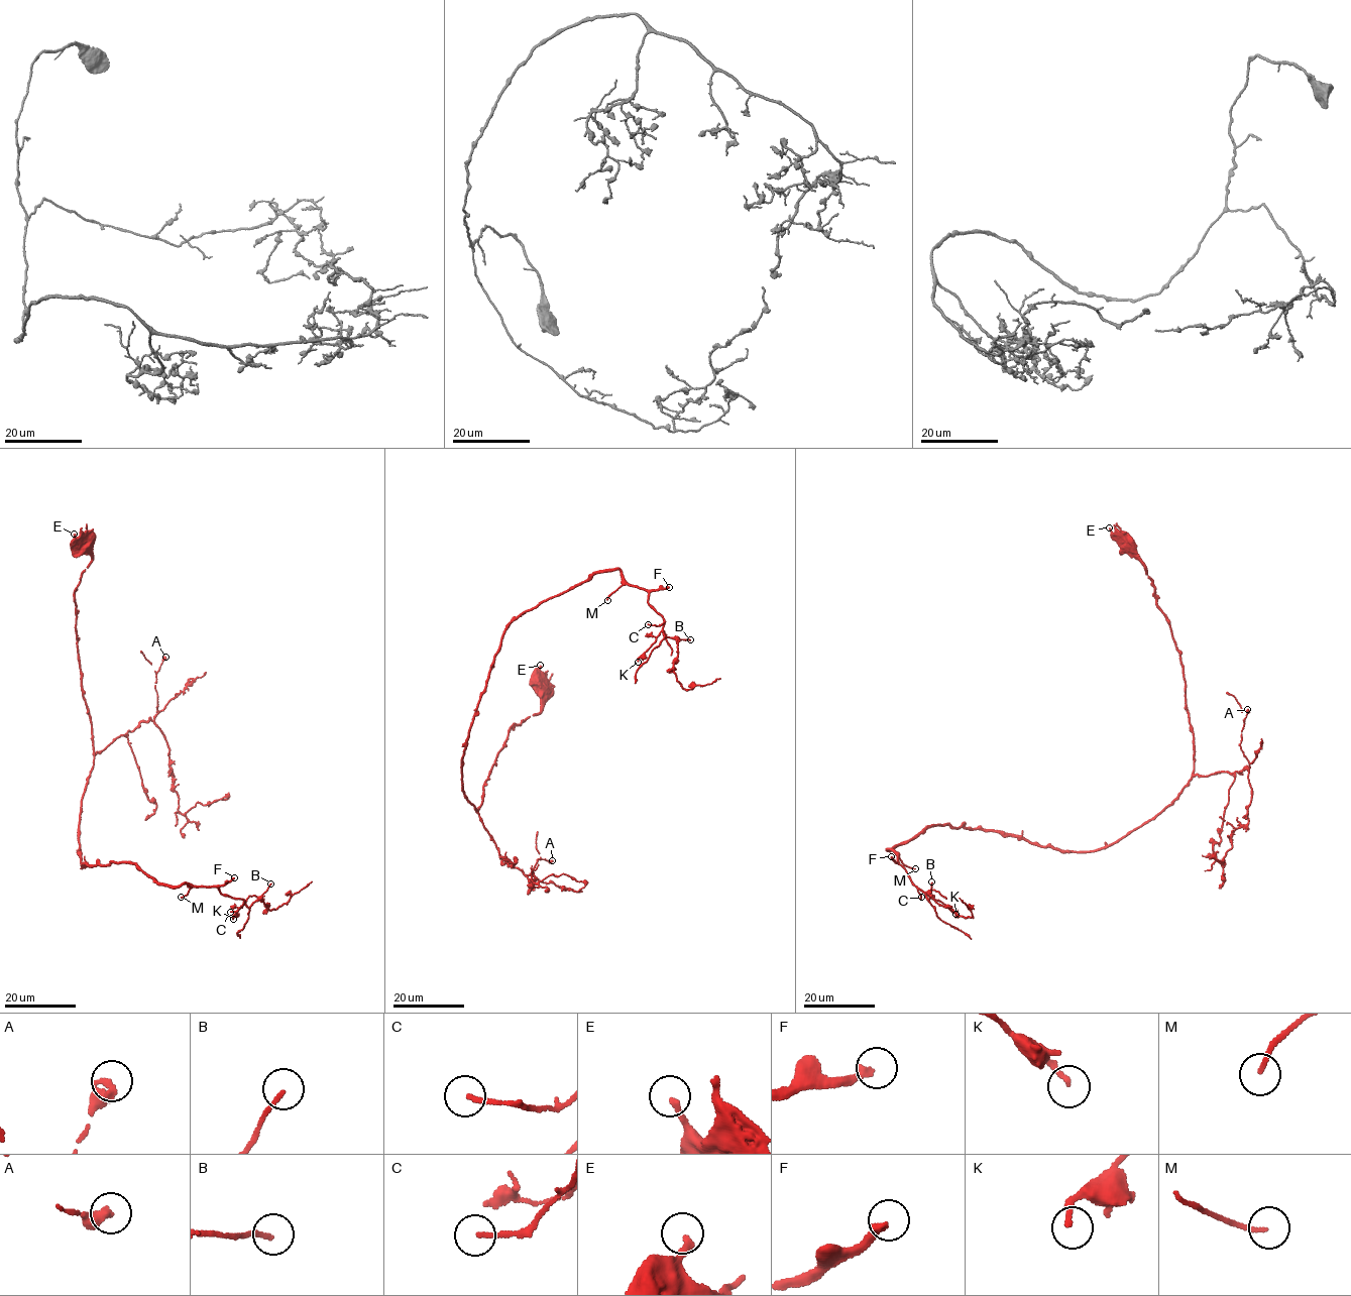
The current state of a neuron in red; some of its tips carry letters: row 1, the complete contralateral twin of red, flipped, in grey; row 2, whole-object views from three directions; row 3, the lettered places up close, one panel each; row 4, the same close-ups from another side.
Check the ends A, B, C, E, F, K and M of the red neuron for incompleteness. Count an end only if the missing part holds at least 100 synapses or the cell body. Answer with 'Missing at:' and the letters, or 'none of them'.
Missing at: F

